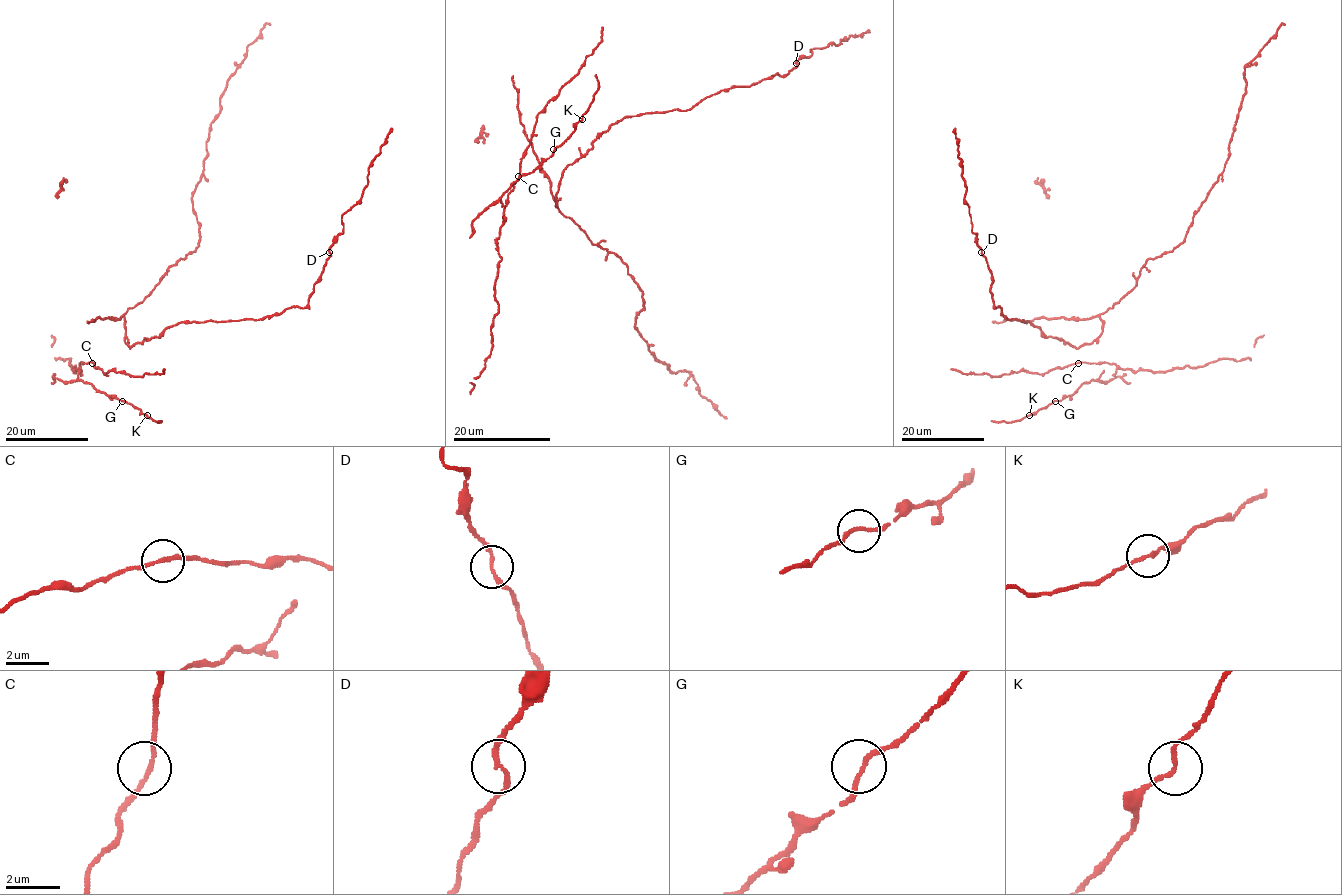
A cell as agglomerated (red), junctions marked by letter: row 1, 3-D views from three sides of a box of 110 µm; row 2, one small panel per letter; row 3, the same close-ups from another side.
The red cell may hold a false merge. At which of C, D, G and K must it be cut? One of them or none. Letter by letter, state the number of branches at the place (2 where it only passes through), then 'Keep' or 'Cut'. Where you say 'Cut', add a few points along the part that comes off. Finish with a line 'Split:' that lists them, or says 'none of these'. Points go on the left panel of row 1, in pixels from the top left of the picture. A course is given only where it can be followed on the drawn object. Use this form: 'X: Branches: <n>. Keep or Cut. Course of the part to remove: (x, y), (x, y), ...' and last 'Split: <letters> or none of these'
C: Branches: 2. Keep
D: Branches: 2. Cut. Course of the part to remove: (329, 252), (334, 239), (343, 233), (342, 216), (358, 200), (366, 185), (371, 162), (380, 152), (391, 128)
G: Branches: 2. Keep
K: Branches: 2. Keep
Split: D

